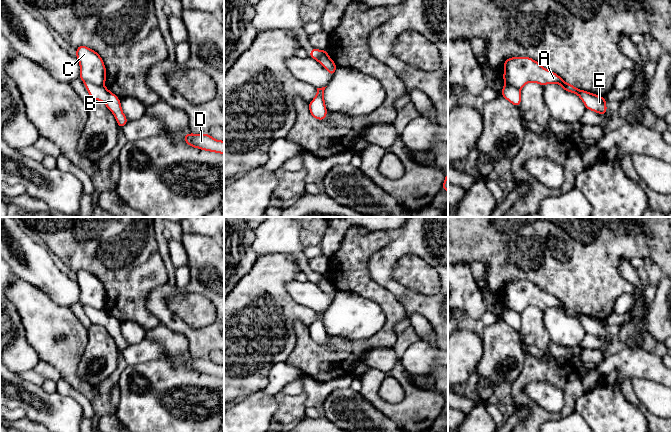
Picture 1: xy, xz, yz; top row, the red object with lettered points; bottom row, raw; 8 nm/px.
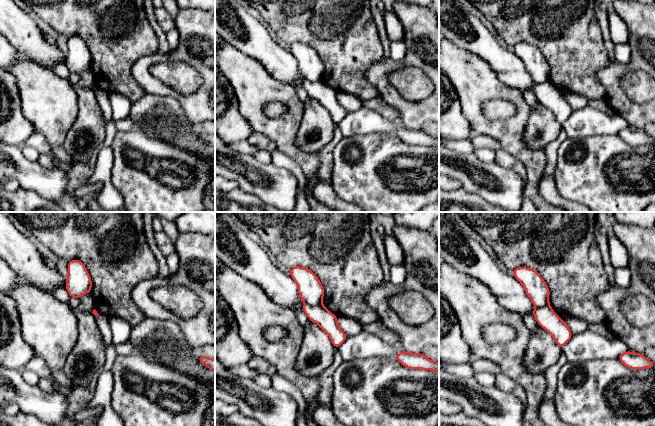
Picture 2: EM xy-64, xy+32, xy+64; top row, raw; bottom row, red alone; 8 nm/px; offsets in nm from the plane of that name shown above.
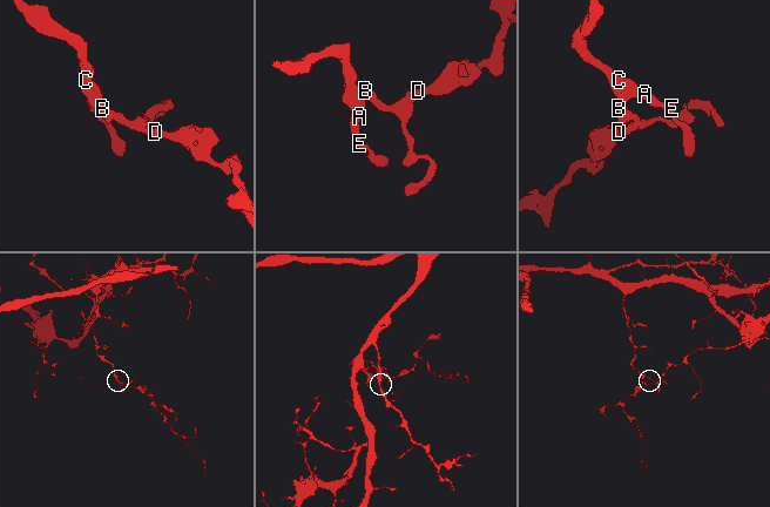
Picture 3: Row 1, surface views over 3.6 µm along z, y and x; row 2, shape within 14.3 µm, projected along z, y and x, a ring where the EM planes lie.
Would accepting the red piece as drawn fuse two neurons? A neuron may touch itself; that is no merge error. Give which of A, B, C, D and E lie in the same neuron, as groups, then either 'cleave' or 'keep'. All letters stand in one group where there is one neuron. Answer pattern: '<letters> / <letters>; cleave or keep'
A C E / B D; cleave

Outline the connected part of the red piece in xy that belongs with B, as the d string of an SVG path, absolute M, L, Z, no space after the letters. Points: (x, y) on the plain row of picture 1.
M86 307L85 310L92 323L102 325L114 338L119 352L122 352L128 346L122 336L120 323L115 318L106 313L105 310L97 310L90 307Z

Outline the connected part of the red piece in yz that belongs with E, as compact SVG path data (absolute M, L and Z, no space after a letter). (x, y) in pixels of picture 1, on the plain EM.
M512 281L504 286L503 304L506 309L521 313L528 306L540 309L557 307L567 316L577 318L583 325L587 334L595 335L601 339L607 336L605 321L597 320L587 315L579 314L566 307L560 300L542 291L530 281Z

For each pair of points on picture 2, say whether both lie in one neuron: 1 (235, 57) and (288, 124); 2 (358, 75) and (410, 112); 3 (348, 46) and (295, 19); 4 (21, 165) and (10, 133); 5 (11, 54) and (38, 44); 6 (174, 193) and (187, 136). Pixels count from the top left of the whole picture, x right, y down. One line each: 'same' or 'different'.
1: same
2: different
3: same
4: different
5: different
6: different

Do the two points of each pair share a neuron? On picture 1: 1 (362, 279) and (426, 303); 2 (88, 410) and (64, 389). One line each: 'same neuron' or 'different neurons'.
1: different neurons
2: same neuron

